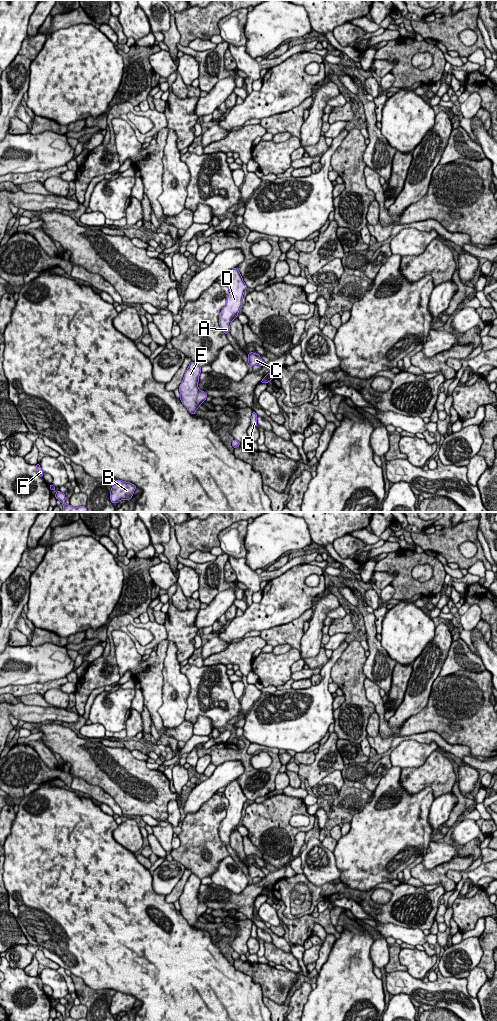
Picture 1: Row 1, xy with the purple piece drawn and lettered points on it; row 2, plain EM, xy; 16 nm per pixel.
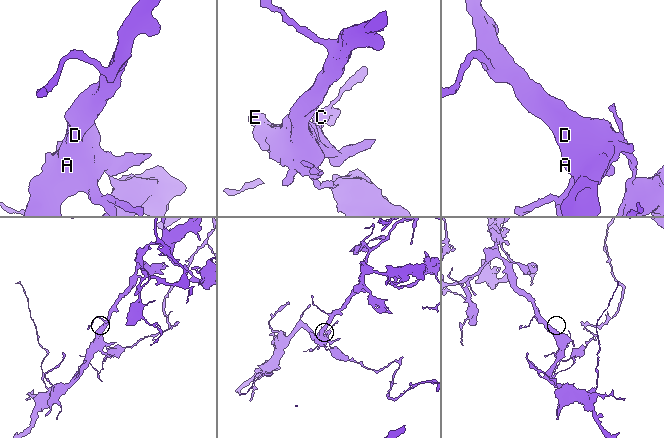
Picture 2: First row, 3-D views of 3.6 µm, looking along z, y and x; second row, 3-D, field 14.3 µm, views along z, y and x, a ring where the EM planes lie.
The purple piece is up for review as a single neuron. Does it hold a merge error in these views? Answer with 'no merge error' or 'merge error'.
merge error

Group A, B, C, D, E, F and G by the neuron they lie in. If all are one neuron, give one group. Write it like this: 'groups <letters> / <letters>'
groups A B C D E F / G

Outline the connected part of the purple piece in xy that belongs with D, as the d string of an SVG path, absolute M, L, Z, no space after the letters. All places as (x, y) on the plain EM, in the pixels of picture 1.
M233 780L225 787L223 792L229 801L226 817L219 826L219 836L221 842L226 847L230 843L231 834L238 828L242 818L243 806L247 801L238 780Z

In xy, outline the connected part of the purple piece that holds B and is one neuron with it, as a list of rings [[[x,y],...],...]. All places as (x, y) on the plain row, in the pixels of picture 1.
[[[116,992],[112,997],[110,1004],[110,1012],[112,1015],[118,1015],[120,1012],[129,1012],[137,999],[122,992]]]

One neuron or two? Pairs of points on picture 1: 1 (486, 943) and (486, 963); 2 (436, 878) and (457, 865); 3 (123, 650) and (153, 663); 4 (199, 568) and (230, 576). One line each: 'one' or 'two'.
1: one
2: one
3: one
4: two

